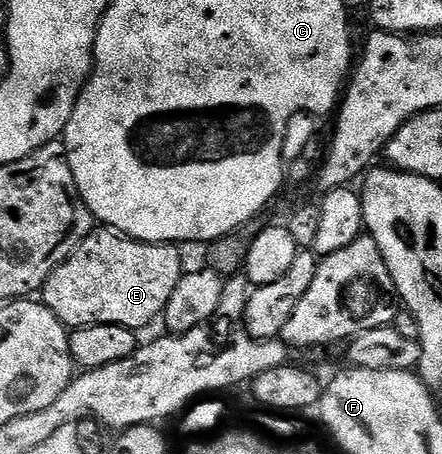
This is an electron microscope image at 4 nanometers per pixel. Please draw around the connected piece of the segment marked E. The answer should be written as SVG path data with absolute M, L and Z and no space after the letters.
M96 228L93 229L92 233L86 236L86 240L82 240L82 244L76 251L72 253L69 258L47 278L47 280L45 280L42 291L42 301L45 306L50 308L50 312L54 312L54 316L58 316L58 320L69 328L114 324L115 326L124 326L128 330L140 332L143 331L143 326L150 325L155 318L157 321L157 319L163 315L166 304L170 300L174 288L178 288L178 280L182 275L184 275L184 272L179 259L179 252L175 245L166 242L139 242L137 238L125 238L124 235L116 233L116 231L111 228Z

